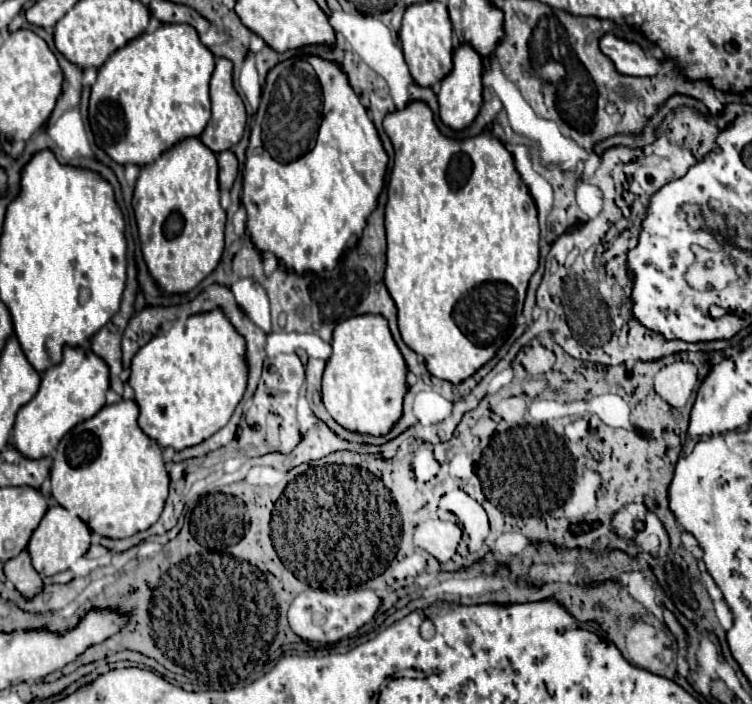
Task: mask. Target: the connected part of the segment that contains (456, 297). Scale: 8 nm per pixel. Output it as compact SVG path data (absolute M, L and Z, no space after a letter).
M411 101L405 109L387 113L383 127L387 135L393 141L395 147L395 163L389 175L387 185L387 205L385 205L385 229L387 229L387 269L385 269L385 285L399 309L399 331L407 347L411 347L415 353L425 357L427 369L431 375L439 379L447 379L451 383L461 383L467 377L471 377L479 367L483 367L495 351L505 343L513 327L521 319L521 309L525 301L525 291L529 277L535 273L539 263L539 215L537 207L533 203L533 197L529 195L529 189L525 187L513 155L507 151L507 147L493 135L491 129L481 131L475 137L465 139L453 139L439 131L433 111L425 101Z

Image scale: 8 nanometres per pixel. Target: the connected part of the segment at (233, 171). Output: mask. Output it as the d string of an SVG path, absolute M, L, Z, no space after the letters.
M225 149L217 155L219 159L219 183L221 183L221 189L229 189L235 181L235 175L237 175L237 157L231 149Z

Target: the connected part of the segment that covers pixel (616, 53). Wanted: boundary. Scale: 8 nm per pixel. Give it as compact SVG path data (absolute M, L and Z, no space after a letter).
M607 33L599 41L601 51L615 63L617 71L623 75L657 75L661 71L663 61L657 57L647 57L645 49L635 43L621 37L615 37L613 33Z

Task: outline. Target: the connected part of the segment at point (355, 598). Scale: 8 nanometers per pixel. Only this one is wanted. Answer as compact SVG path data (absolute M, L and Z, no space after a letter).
M349 587L345 593L335 593L324 588L309 589L295 597L289 609L289 625L293 633L297 633L305 641L317 641L317 643L337 643L339 639L351 635L361 625L373 619L379 607L379 597L361 587Z

